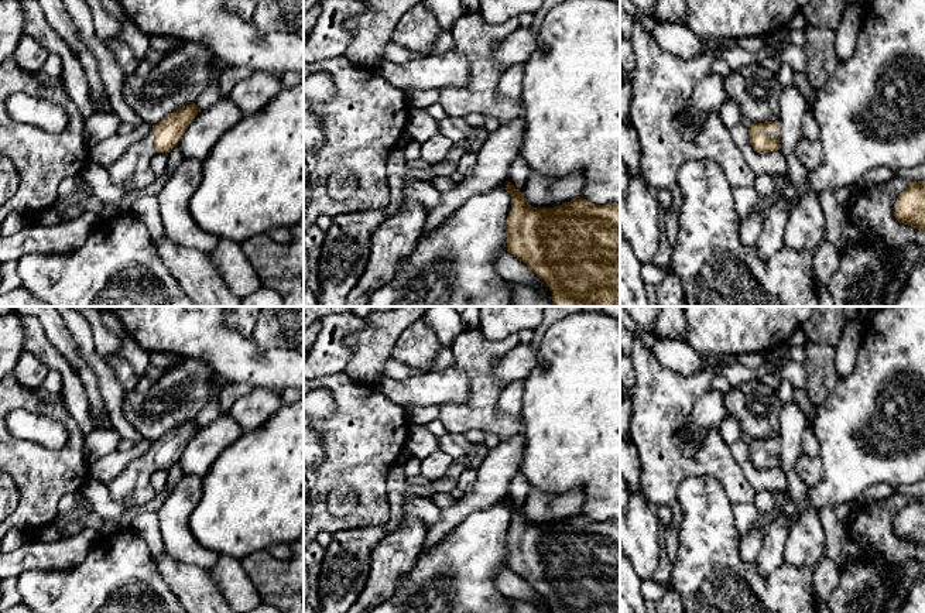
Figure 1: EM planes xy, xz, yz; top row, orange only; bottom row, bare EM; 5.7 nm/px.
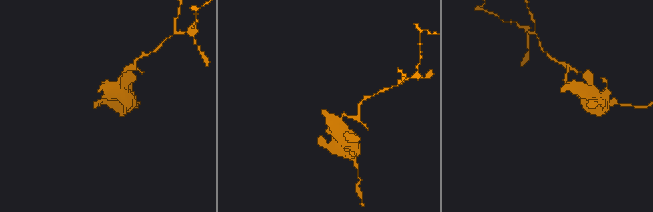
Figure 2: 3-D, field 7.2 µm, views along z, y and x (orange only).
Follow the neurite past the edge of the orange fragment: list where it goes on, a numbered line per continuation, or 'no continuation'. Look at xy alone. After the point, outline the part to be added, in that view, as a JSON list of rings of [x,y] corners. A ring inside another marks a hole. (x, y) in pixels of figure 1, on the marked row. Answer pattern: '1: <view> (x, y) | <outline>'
1: xy (132, 170) | [[[155,131],[131,144],[109,168],[112,182],[126,191],[143,189],[153,184],[157,175],[151,171],[151,158],[157,150]]]

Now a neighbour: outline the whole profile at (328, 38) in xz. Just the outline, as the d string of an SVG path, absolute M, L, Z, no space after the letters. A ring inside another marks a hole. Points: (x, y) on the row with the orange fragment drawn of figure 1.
M325 0L304 45L304 64L330 59L349 52L352 32L345 24L364 13L367 1Z

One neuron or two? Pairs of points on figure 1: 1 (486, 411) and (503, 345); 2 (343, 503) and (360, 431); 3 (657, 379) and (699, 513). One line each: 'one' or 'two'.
1: one
2: two
3: two

